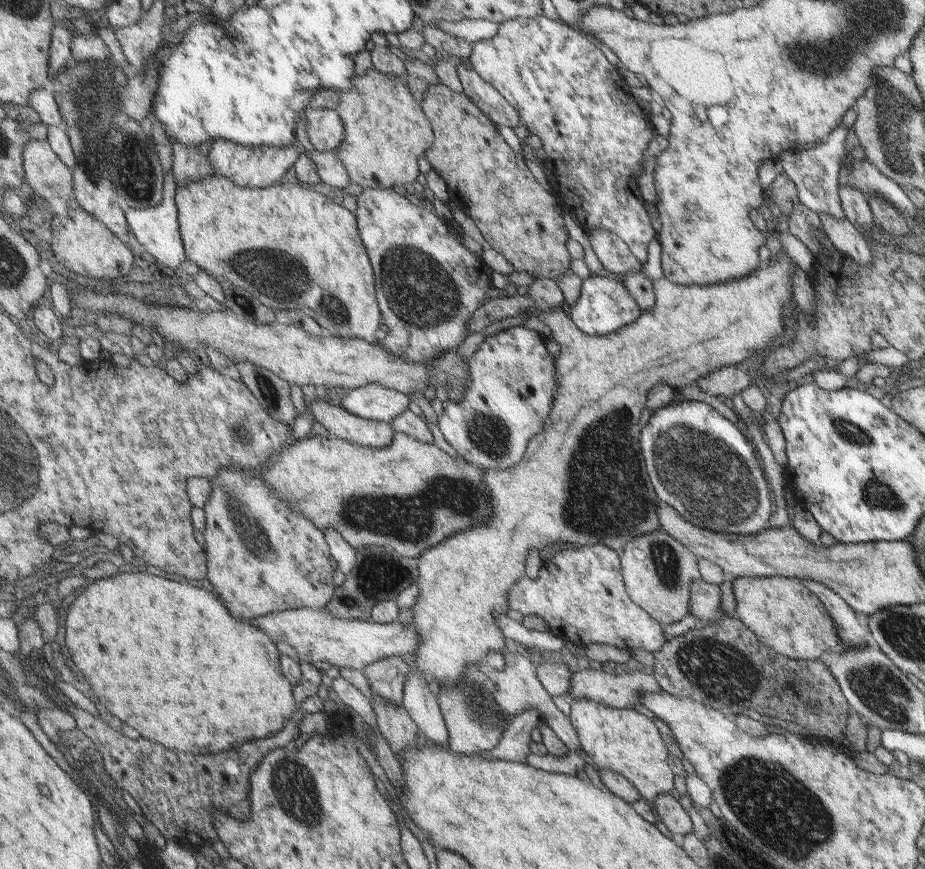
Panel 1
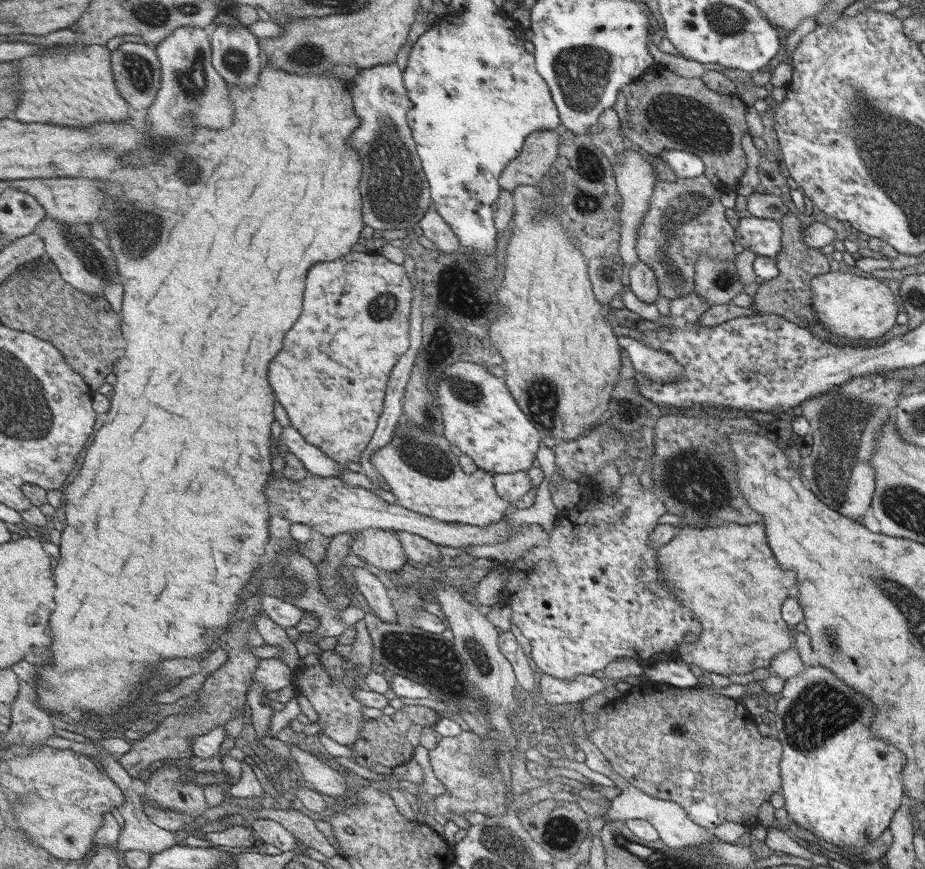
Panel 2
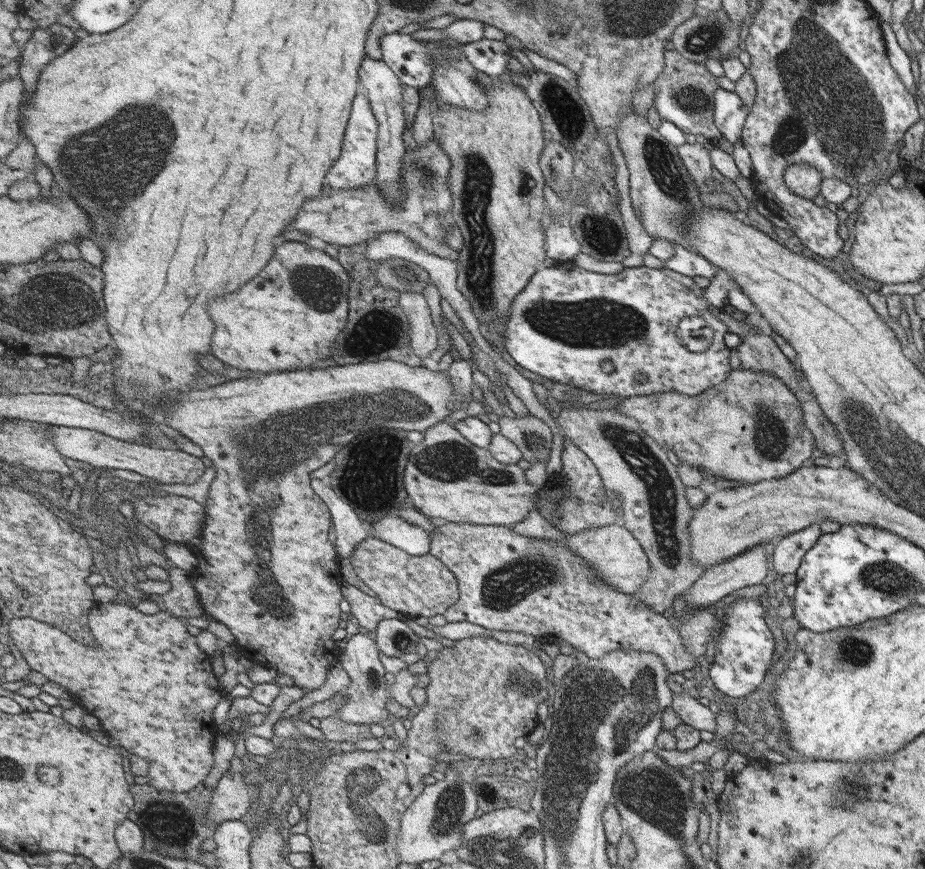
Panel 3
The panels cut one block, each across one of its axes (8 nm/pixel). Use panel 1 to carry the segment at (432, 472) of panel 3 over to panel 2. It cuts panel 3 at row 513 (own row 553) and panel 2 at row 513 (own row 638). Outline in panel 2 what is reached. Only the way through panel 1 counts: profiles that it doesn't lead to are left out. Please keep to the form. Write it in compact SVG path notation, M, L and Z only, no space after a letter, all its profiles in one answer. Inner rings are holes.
M402 418L399 420L393 431L389 444L378 448L370 456L370 463L373 468L383 478L383 482L389 486L389 492L395 495L395 504L406 508L407 510L440 520L441 522L468 524L474 527L484 527L501 520L503 510L508 504L499 498L498 493L494 491L492 473L477 469L471 476L463 474L457 466L457 456L451 452L448 440L441 435L436 435L428 429L419 428L415 424L409 424ZM435 454L447 454L447 478L435 478L435 476L427 476L425 470L425 456L427 460L435 460Z

